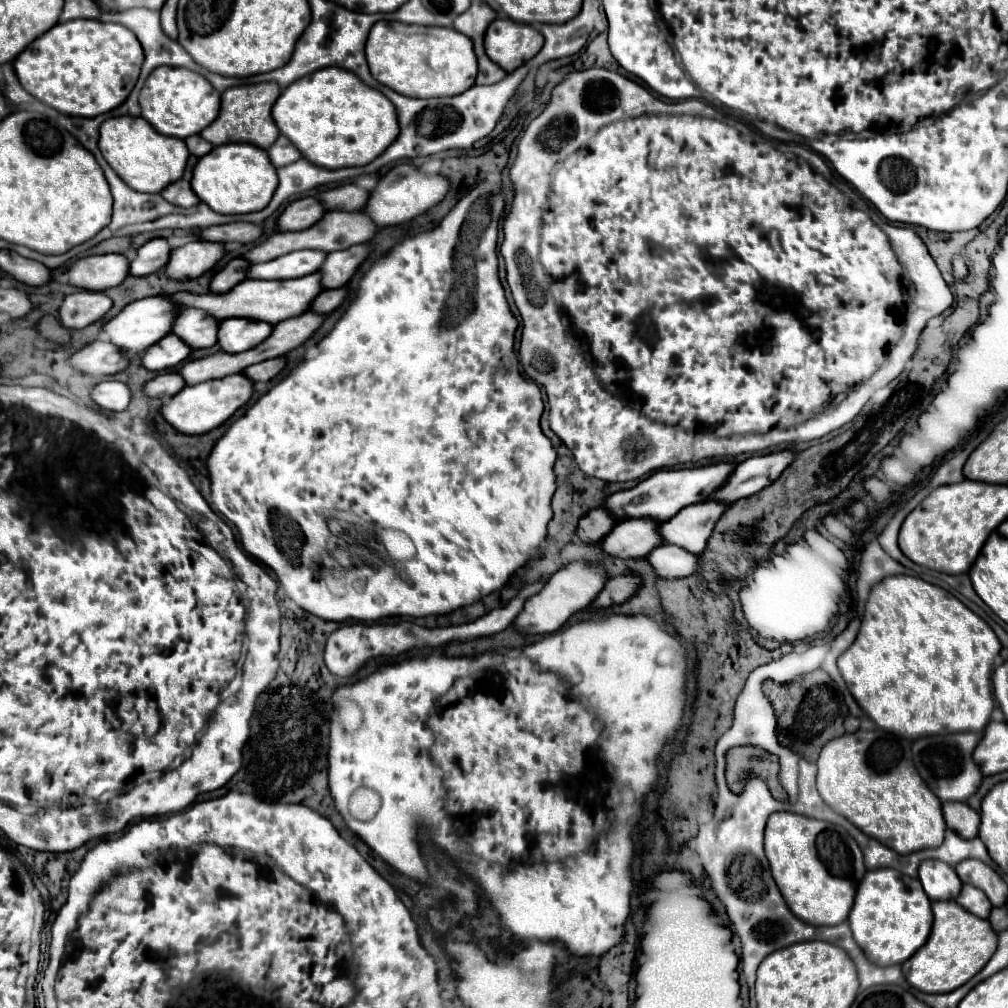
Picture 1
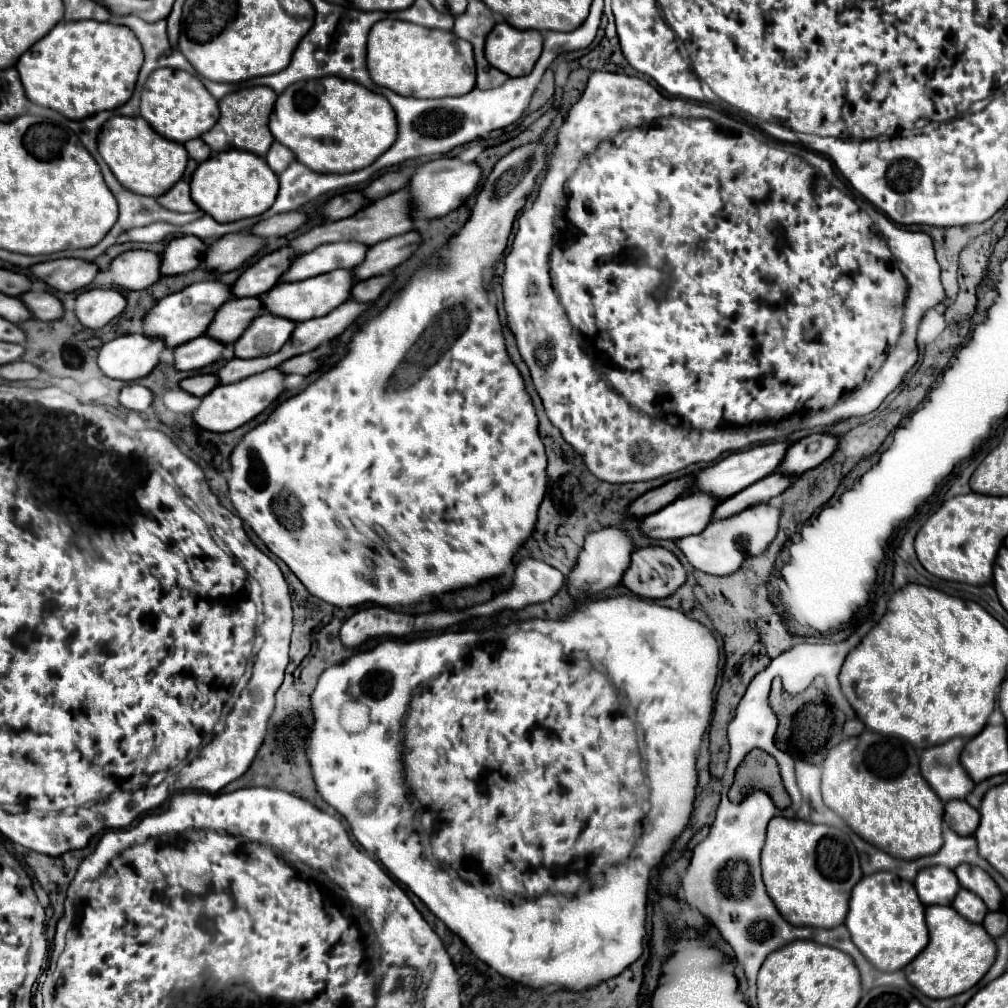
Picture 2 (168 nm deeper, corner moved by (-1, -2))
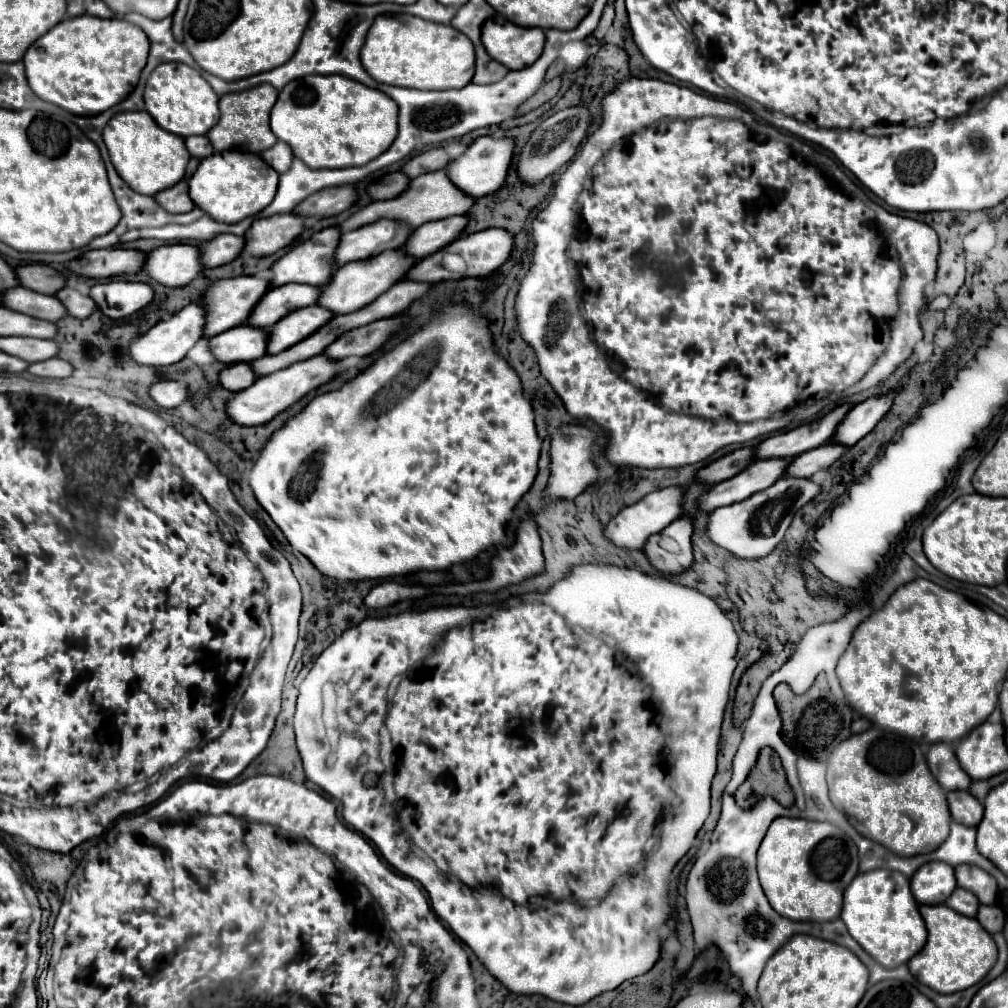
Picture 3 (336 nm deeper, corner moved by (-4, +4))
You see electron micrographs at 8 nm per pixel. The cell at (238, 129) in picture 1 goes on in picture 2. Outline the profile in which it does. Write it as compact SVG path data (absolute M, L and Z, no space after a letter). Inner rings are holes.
M267 86L243 88L243 90L227 94L225 98L219 100L221 118L209 132L205 132L201 136L201 140L205 144L209 144L211 150L217 150L217 152L229 150L229 148L239 148L239 150L253 152L257 156L265 156L273 144L273 134L269 130L269 114L271 114L275 100L277 100L277 94Z

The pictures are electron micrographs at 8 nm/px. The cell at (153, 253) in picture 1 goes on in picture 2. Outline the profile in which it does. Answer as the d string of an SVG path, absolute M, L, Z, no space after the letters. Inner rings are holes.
M181 236L167 242L161 256L159 272L163 276L183 274L201 266L201 254L205 252L205 244L195 236Z

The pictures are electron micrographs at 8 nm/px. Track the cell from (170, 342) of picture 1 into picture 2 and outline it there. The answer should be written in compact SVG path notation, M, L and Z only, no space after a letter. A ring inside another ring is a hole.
M207 336L193 338L173 348L173 366L177 370L199 370L221 358L225 346Z

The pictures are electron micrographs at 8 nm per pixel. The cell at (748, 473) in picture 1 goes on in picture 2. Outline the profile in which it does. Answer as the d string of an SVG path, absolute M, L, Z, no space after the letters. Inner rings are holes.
M811 434L799 442L793 442L775 472L783 476L799 476L819 466L825 456L831 456L831 452L835 450L835 440L837 438L829 434Z

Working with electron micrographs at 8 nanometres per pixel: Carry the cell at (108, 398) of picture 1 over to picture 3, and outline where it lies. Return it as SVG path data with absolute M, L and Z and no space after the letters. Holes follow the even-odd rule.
M162 380L150 388L150 396L154 398L154 402L164 408L176 408L184 404L188 400L188 394L190 394L188 386L180 382L168 382L168 380Z

